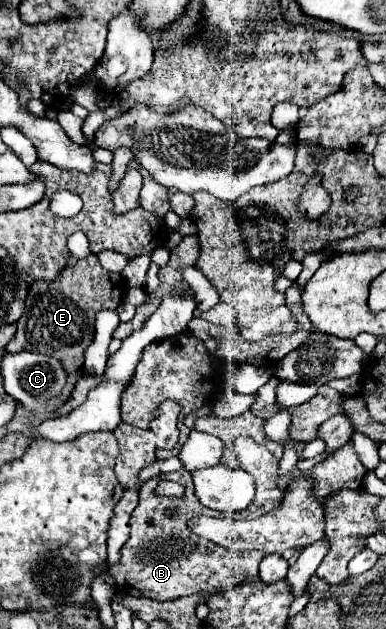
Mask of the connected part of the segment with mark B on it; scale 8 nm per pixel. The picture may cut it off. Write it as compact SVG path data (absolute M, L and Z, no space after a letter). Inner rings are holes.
M172 472L154 476L152 480L142 484L140 500L130 520L130 538L120 550L118 568L116 564L110 568L110 574L116 580L116 588L120 592L152 598L158 602L168 602L182 596L192 596L196 592L212 592L212 590L224 592L248 580L250 576L258 574L258 564L264 558L260 556L260 552L250 552L250 554L228 552L226 548L196 536L188 528L186 522L192 516L200 516L200 514L214 516L210 508L204 508L200 500L196 500L194 490L186 490L186 488L194 488L194 484L184 486L184 496L168 498L156 494L156 486L160 484L160 480L172 480ZM166 508L180 508L180 510L174 518L168 518L164 516Z

